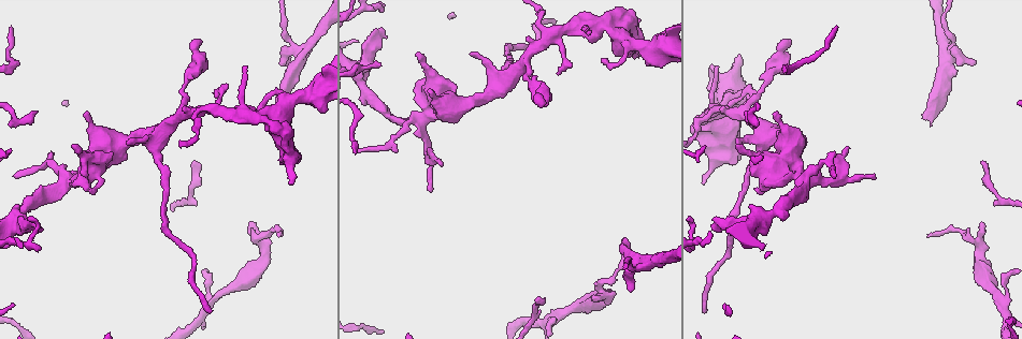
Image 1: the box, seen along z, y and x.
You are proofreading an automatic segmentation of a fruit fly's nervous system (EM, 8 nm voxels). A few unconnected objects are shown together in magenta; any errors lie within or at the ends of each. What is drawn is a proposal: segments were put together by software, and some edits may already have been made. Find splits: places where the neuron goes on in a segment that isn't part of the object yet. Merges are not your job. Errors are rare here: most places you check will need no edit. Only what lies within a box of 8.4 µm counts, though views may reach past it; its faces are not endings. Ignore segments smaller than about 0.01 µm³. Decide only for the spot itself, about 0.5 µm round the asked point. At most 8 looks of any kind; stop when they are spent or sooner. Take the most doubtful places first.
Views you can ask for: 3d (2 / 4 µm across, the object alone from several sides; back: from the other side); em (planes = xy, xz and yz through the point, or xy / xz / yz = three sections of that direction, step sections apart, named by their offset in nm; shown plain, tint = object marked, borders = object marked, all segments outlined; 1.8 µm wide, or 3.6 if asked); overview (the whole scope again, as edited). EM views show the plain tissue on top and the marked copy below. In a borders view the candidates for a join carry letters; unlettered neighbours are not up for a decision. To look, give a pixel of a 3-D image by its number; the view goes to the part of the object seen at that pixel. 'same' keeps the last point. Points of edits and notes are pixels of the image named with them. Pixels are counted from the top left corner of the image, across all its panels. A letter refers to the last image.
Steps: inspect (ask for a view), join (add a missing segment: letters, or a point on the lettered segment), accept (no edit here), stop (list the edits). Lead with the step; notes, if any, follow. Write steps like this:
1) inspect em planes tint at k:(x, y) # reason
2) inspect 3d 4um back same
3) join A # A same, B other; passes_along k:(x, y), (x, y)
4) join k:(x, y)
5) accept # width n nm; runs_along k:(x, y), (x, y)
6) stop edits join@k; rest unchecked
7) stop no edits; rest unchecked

inspect 3d 2um at 1:(1001, 294)

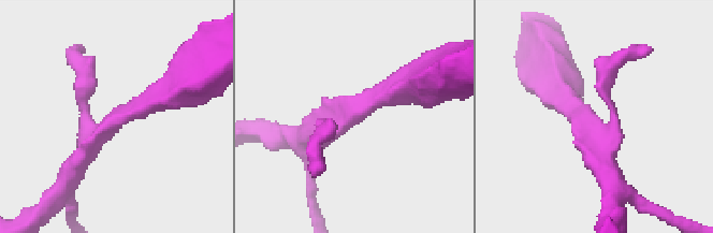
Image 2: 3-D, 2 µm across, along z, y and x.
inspect em planes borders at 2:(351, 115) # shape alone is not enough

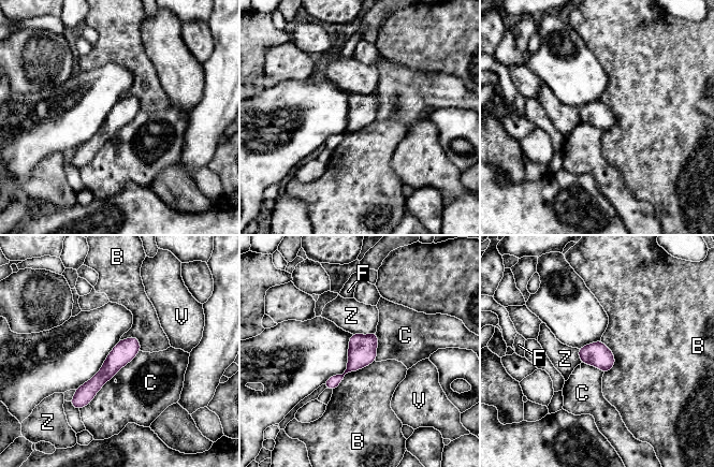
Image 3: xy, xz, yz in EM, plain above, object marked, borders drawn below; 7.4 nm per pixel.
accept # width 170 nm; B other, C other, F other, V other, Z other; border 3:(140, 350), (79, 410); none of them fits

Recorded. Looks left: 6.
inspect 3d 4um back at 1:(630, 291) # branch stops here

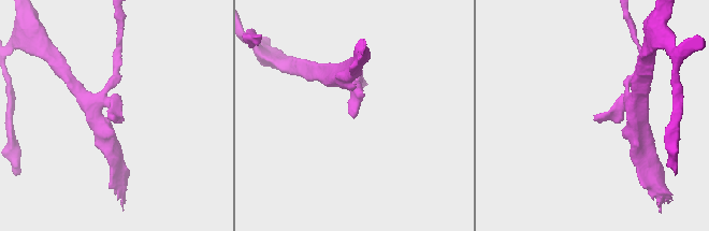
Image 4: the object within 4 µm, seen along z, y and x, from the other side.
inspect em planes borders at 4:(593, 115) # now the EM

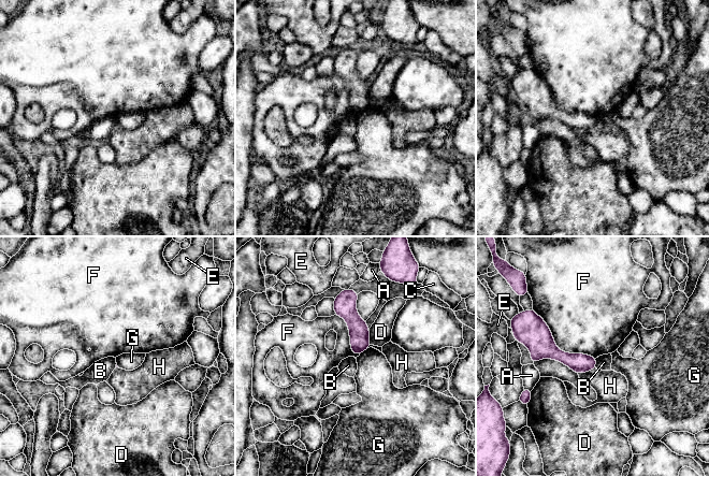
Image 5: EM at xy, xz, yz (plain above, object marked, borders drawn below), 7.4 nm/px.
accept # A other, B other, C other, D other, E other, F other, G other, H other; no lettered segment goes on from it

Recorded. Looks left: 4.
inspect 3d 2um back at 1:(201, 110) # four-way junction

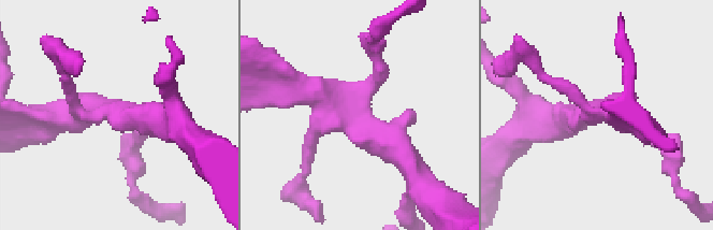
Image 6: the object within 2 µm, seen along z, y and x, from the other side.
inspect em 3.6um planes tint at 6:(362, 113) # arms 4; shape alone is not enough

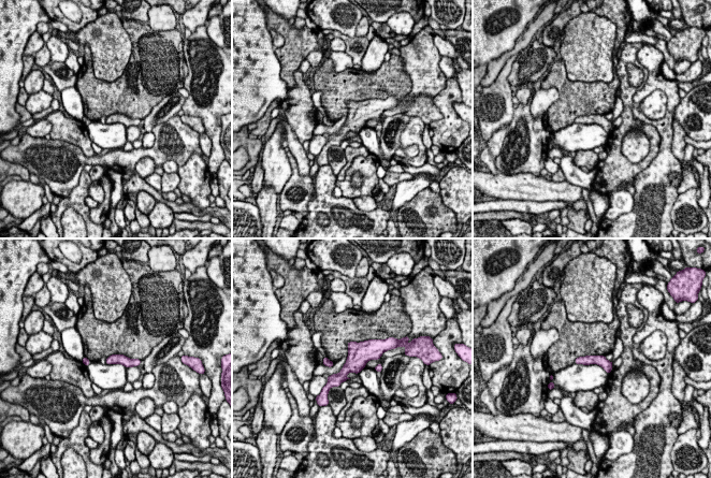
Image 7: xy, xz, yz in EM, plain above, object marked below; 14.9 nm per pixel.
inspect em 3.6um planes borders same

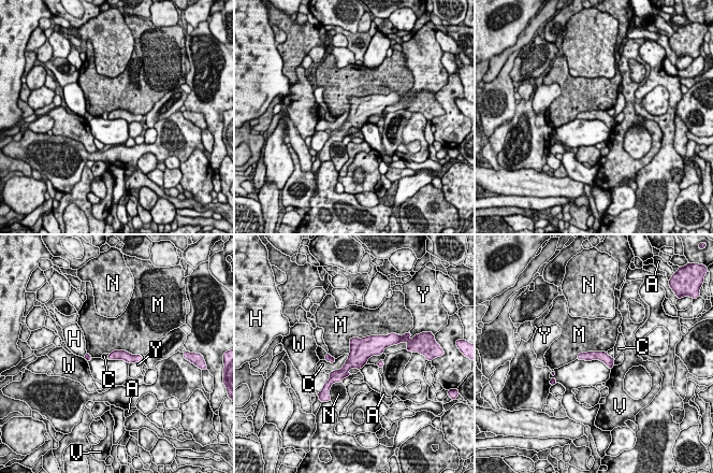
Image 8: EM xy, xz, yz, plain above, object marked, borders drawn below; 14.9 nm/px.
accept # width 160 nm; A other, C other, H other, M other, N other, V other, W other, Y other; border 8:(386, 334), (351, 338), (348, 353); no lettered segment goes on from it

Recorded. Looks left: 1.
stop no edits; rest unchecked

